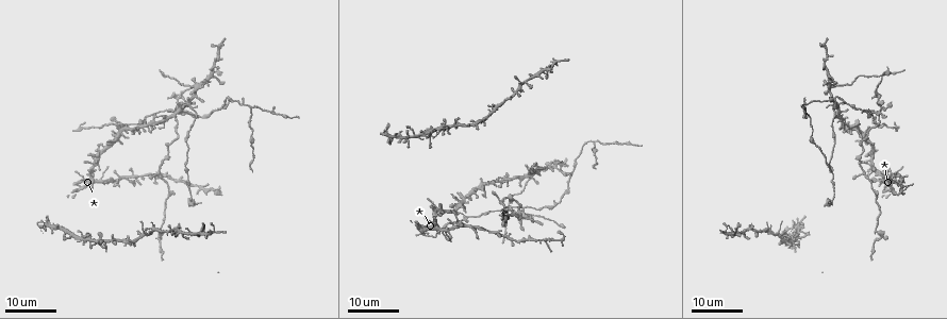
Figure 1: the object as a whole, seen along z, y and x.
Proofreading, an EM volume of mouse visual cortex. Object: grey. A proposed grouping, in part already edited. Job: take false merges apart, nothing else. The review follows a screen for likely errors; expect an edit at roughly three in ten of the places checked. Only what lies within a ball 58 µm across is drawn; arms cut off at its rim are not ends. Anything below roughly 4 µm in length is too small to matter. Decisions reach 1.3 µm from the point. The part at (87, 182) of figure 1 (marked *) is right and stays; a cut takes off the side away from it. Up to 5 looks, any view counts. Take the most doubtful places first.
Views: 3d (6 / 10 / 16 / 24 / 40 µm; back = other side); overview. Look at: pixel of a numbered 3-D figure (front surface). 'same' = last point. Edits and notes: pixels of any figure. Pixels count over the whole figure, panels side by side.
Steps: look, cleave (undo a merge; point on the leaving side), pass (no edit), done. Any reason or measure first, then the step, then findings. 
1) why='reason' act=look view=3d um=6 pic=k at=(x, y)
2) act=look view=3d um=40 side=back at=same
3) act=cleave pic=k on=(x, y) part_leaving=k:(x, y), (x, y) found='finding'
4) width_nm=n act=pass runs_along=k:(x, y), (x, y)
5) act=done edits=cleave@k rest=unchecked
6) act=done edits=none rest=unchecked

why='a fork' act=look view=3d um=16 pic=1 at=(462, 218)

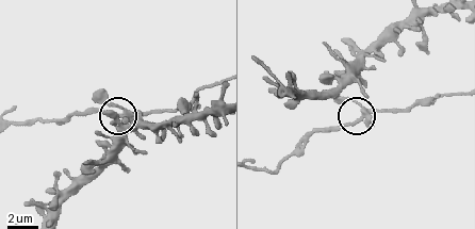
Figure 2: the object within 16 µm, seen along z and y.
act=look view=3d um=10 pic=2 at=(123, 113)

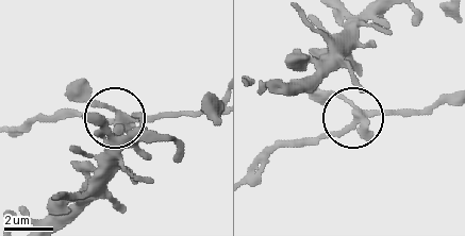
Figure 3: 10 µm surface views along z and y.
arms=3 act=pass found='all the same neuron'

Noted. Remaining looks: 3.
why='arms part here' act=look view=3d um=16 pic=1 at=(593, 143)

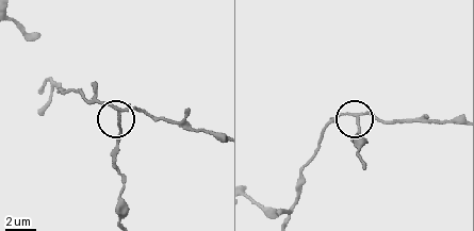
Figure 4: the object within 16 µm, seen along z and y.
act=look view=3d um=6 pic=4 at=(357, 116)

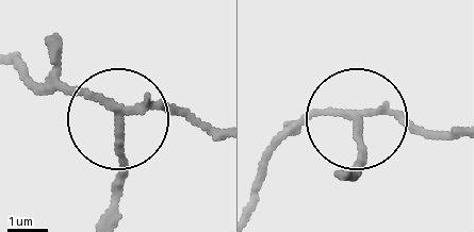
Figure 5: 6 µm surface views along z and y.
act=look view=3d um=6 side=back pic=5 at=(118, 124)

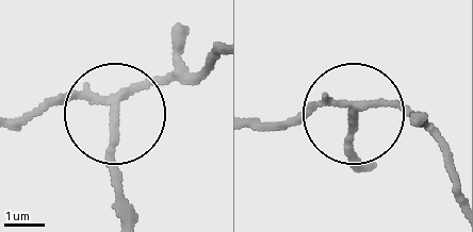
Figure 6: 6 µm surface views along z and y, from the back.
act=cleave pic=6 on=(111, 144) part_leaving=6:(119, 99), (109, 167), (119, 208) found='a second neuron is stuck on'

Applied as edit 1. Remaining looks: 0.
act=done edits=cleave@6 rest=unchecked

